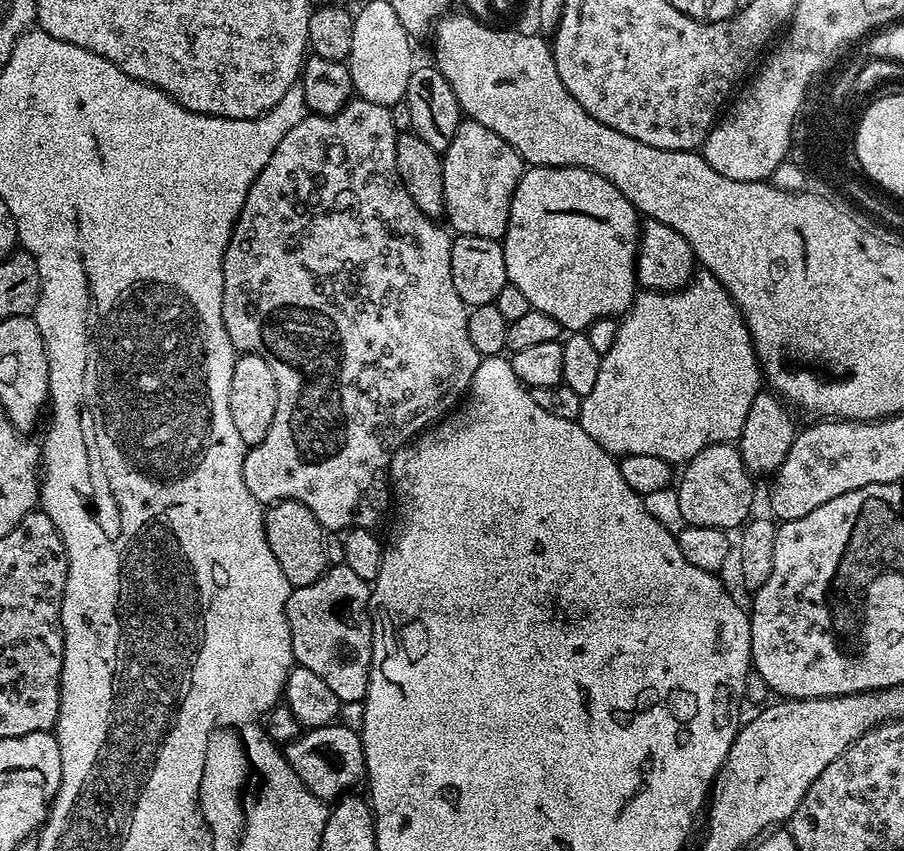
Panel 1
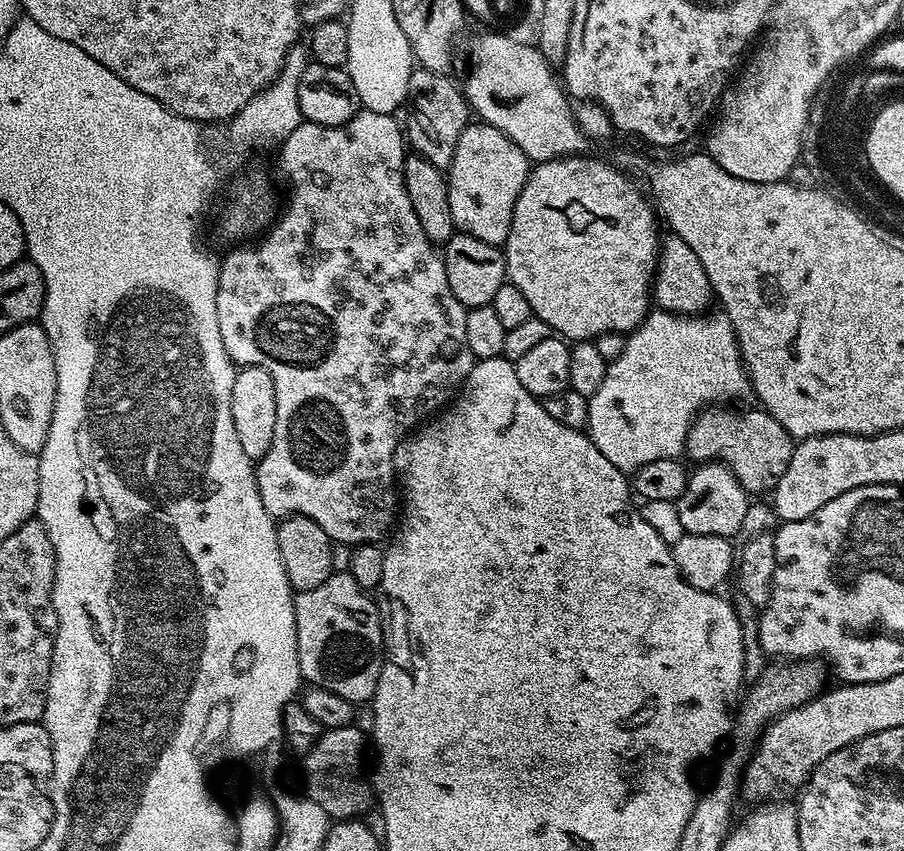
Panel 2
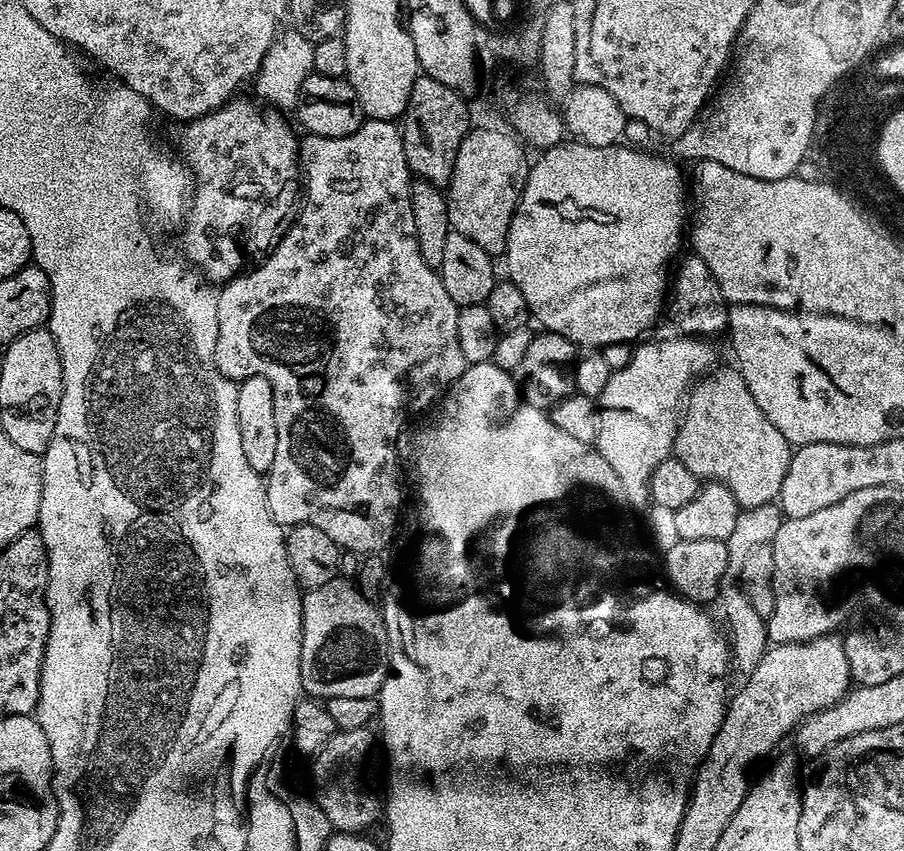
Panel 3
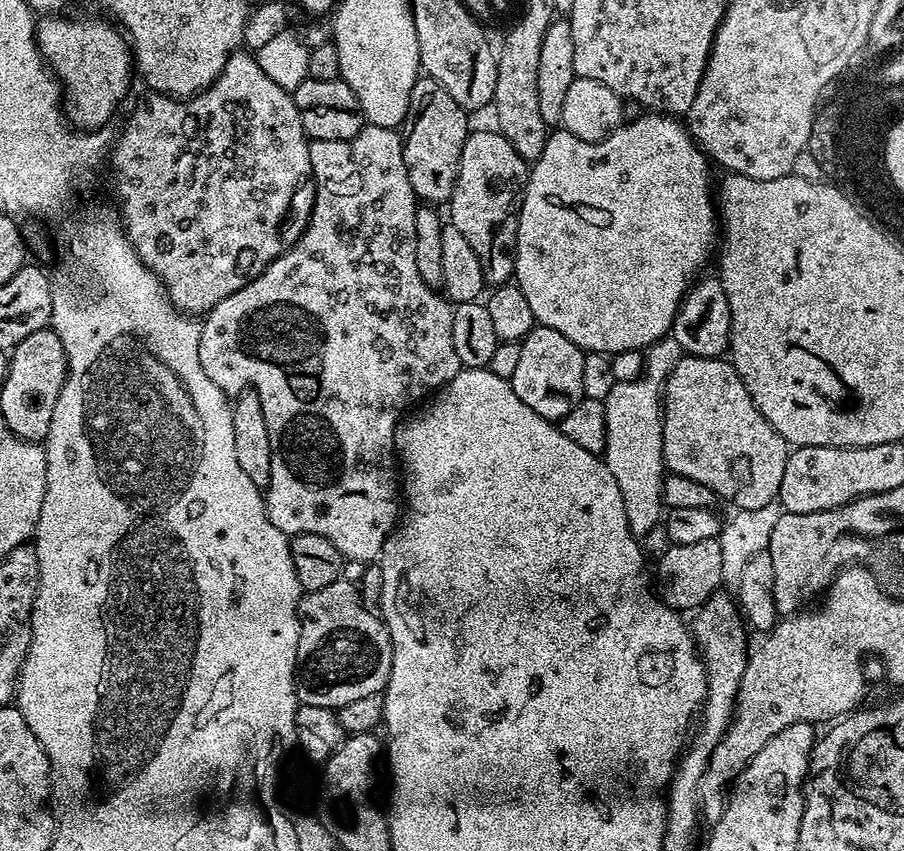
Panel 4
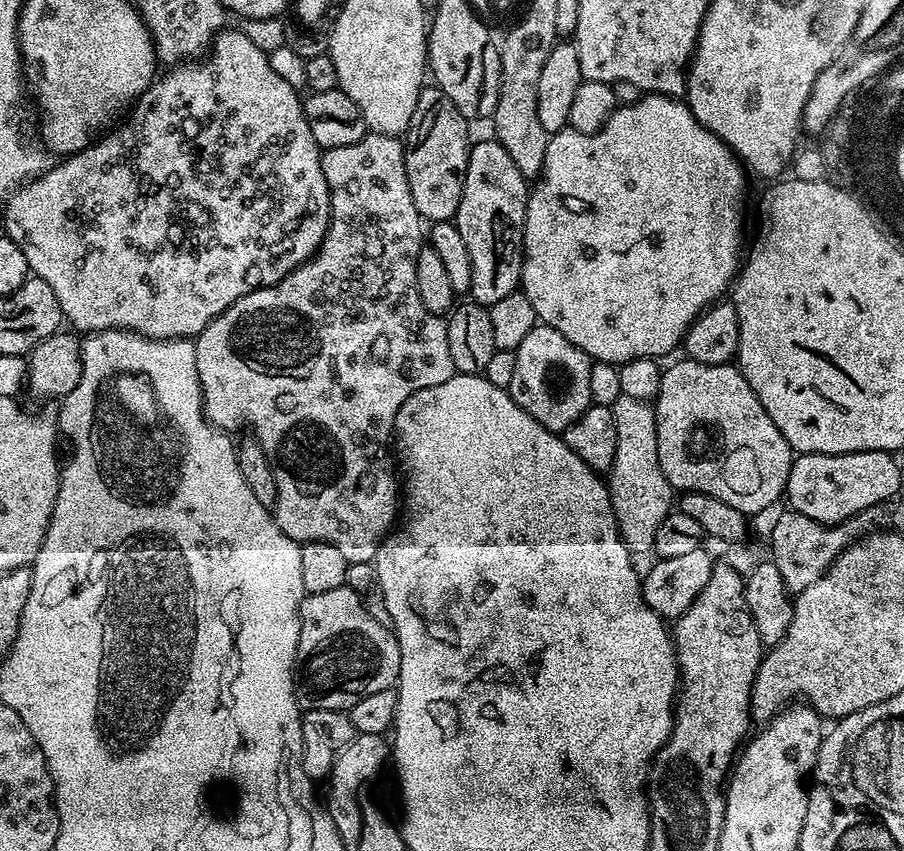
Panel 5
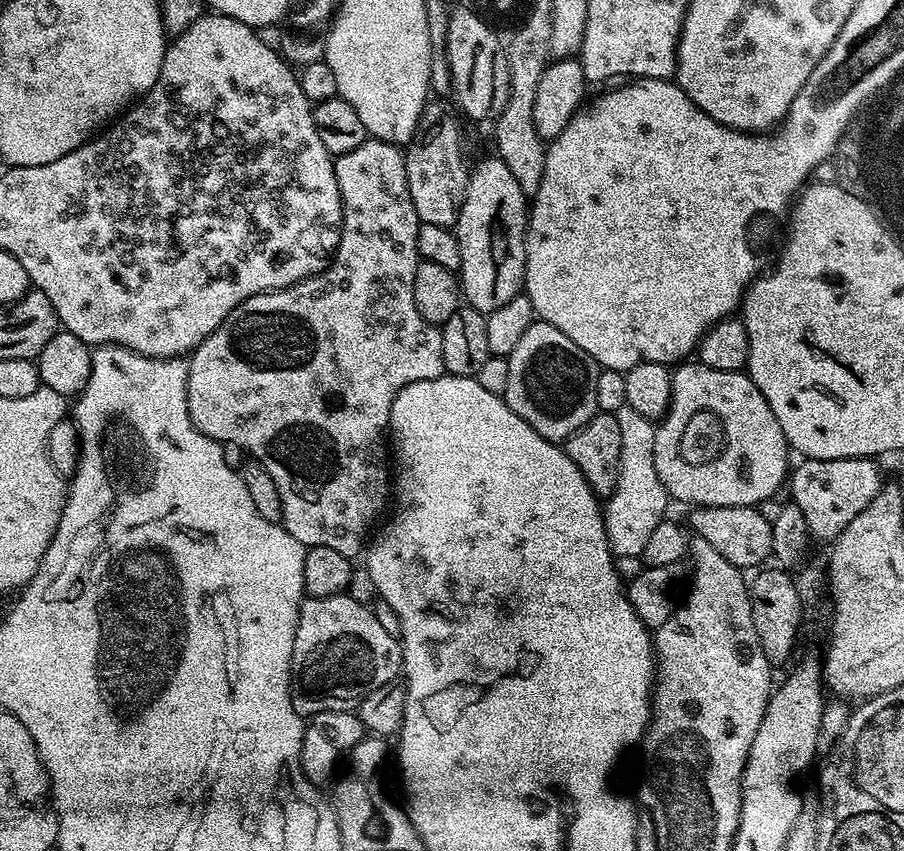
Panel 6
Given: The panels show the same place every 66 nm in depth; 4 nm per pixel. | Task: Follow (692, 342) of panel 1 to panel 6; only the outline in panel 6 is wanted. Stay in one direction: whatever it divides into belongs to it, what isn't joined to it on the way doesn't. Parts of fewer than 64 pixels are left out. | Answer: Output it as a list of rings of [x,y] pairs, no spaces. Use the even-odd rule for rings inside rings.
[[[627,406],[614,414],[618,418],[618,430],[622,430],[622,454],[618,482],[602,508],[606,538],[617,557],[640,558],[648,550],[647,543],[654,528],[666,520],[664,511],[668,508],[670,497],[666,486],[662,486],[662,478],[658,478],[658,470],[654,470],[654,434],[657,425],[638,414],[638,410]]]

